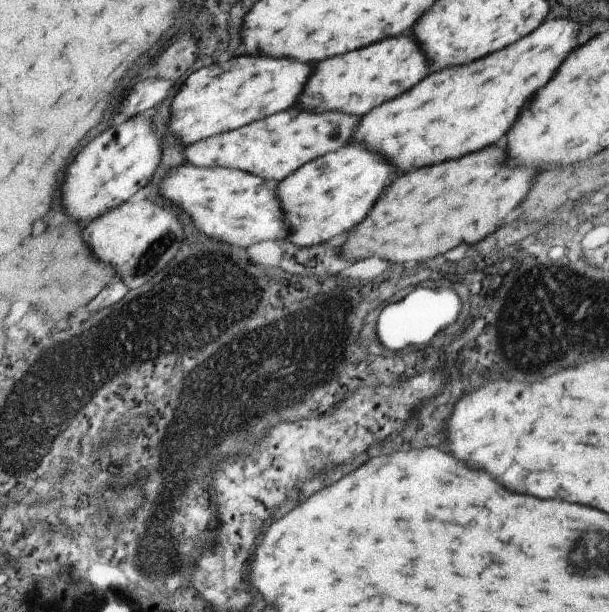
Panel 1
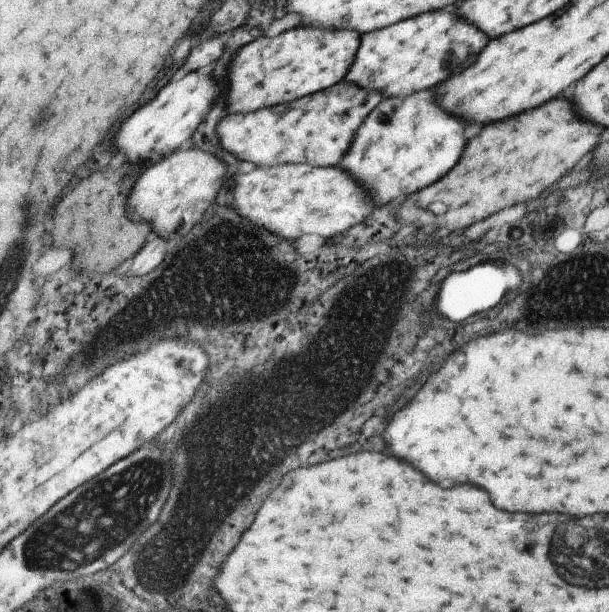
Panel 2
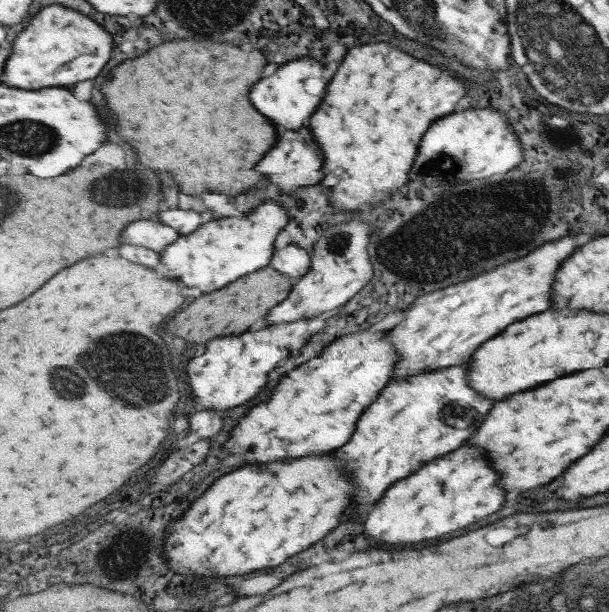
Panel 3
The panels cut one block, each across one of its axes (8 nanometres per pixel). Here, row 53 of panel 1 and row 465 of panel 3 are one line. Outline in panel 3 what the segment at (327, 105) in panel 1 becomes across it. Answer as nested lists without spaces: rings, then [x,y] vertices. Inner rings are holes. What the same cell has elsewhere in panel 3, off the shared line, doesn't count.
[[[461,364],[397,377],[361,415],[353,442],[337,452],[355,470],[361,486],[355,506],[357,512],[361,506],[379,500],[391,484],[411,476],[429,460],[463,446],[481,428],[495,400],[469,386],[469,366]]]

